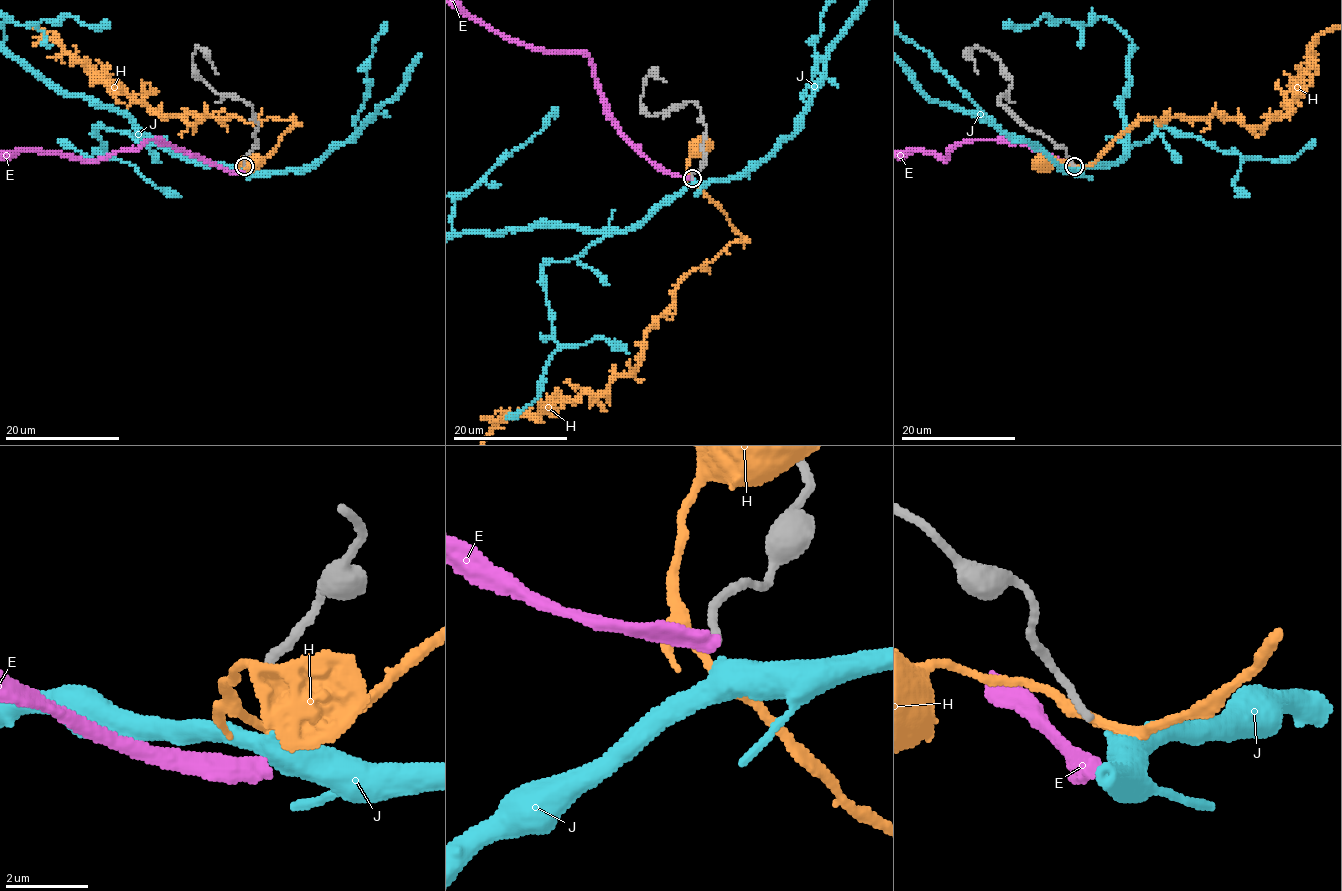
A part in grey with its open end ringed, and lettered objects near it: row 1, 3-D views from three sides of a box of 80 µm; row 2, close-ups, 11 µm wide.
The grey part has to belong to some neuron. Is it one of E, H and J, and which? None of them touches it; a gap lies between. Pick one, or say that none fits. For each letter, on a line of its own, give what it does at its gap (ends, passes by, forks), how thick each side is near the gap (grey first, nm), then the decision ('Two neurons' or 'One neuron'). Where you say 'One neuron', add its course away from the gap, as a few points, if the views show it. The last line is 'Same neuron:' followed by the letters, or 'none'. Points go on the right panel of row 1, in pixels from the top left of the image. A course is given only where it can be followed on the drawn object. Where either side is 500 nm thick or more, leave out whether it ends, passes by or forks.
E: It ends there. Thickness 180 nm (grey) against 420 nm. Two neurons
H: It forks there. Thickness 180 nm (grey) against 180 nm. Two neurons
J: It passes by. Thickness 180 nm (grey) against 420 nm. One neuron
Same neuron: J

